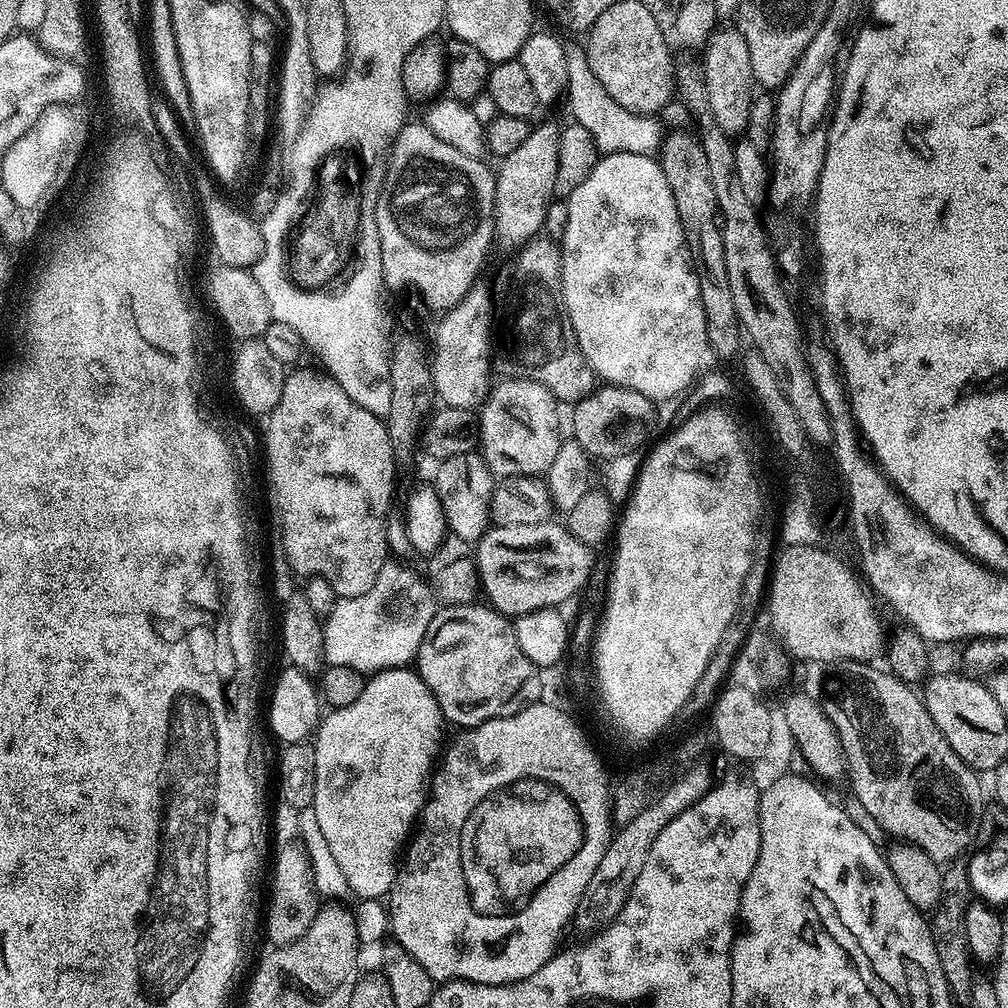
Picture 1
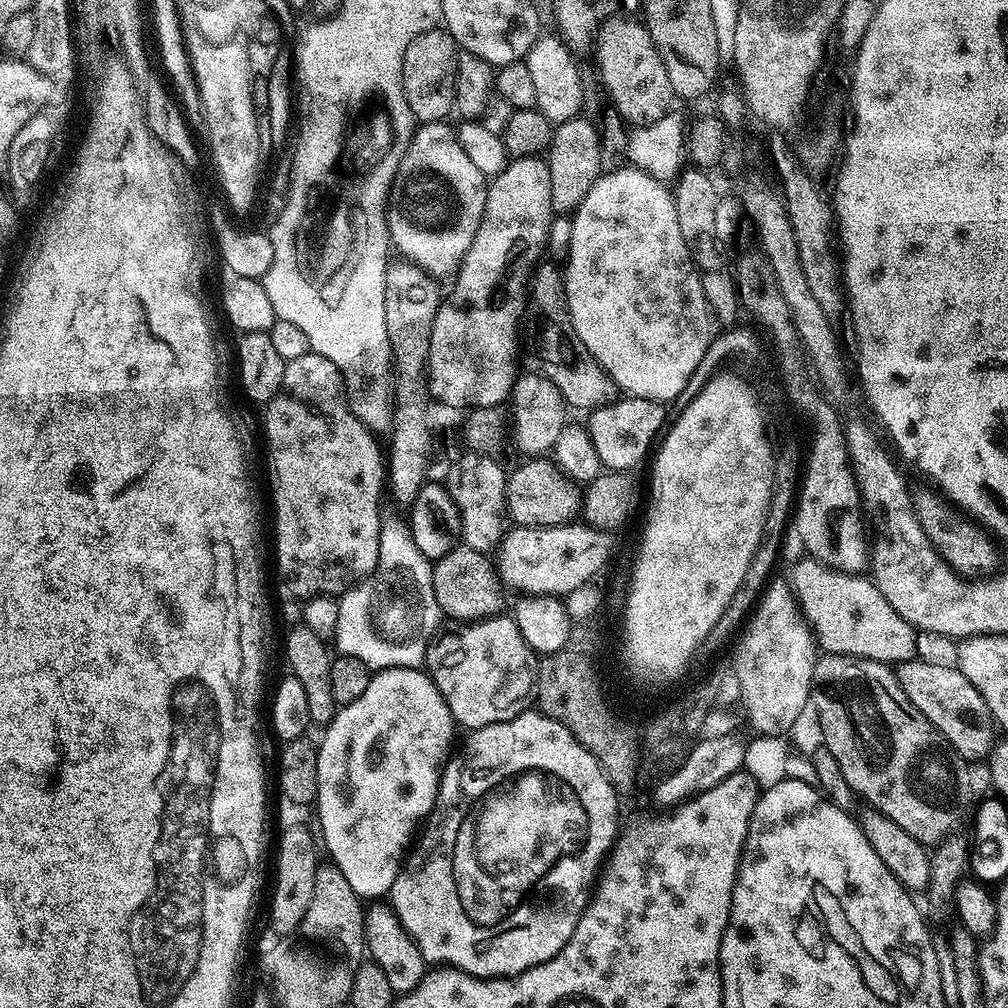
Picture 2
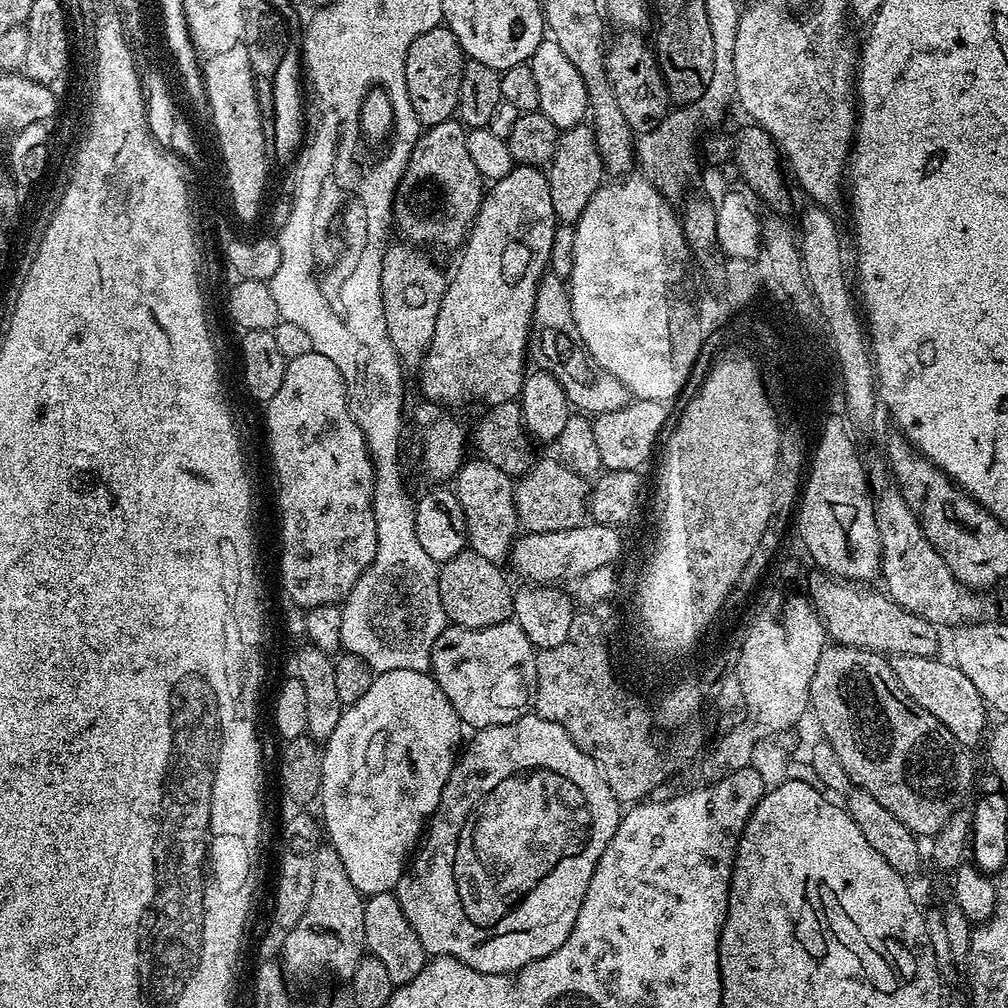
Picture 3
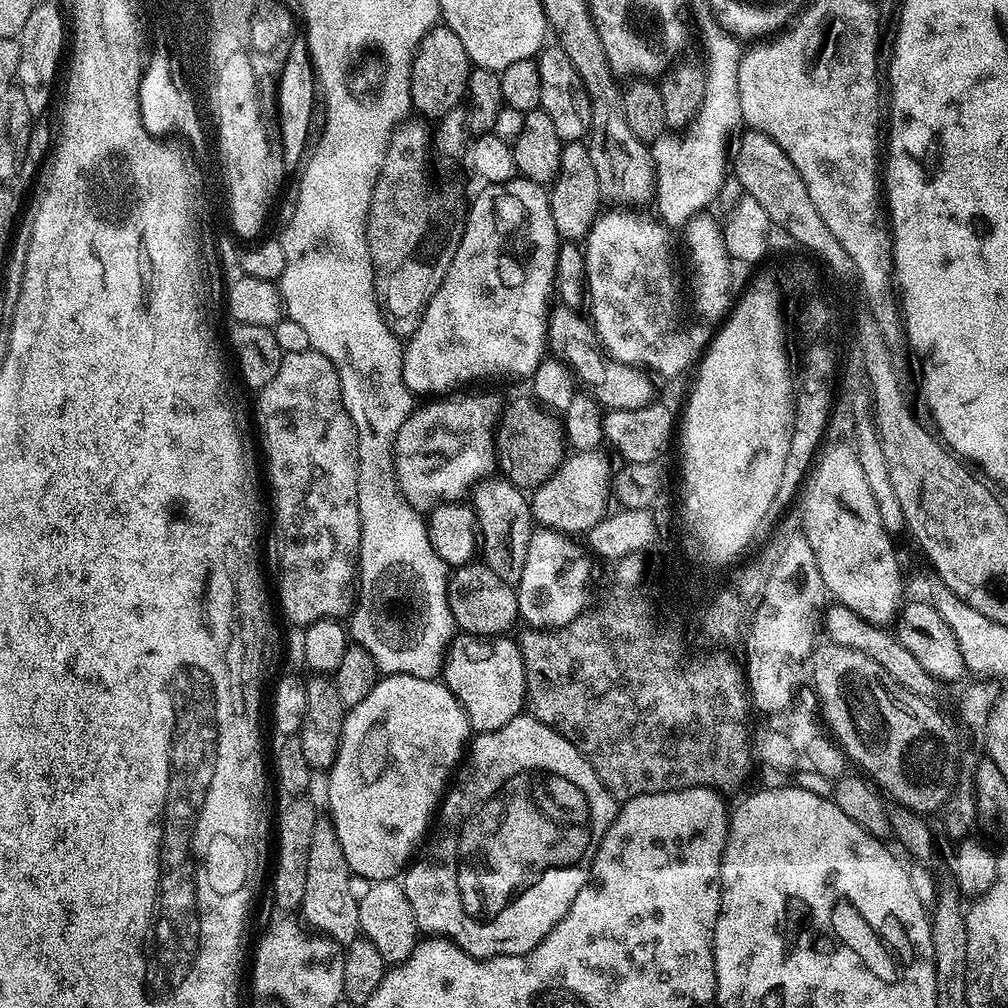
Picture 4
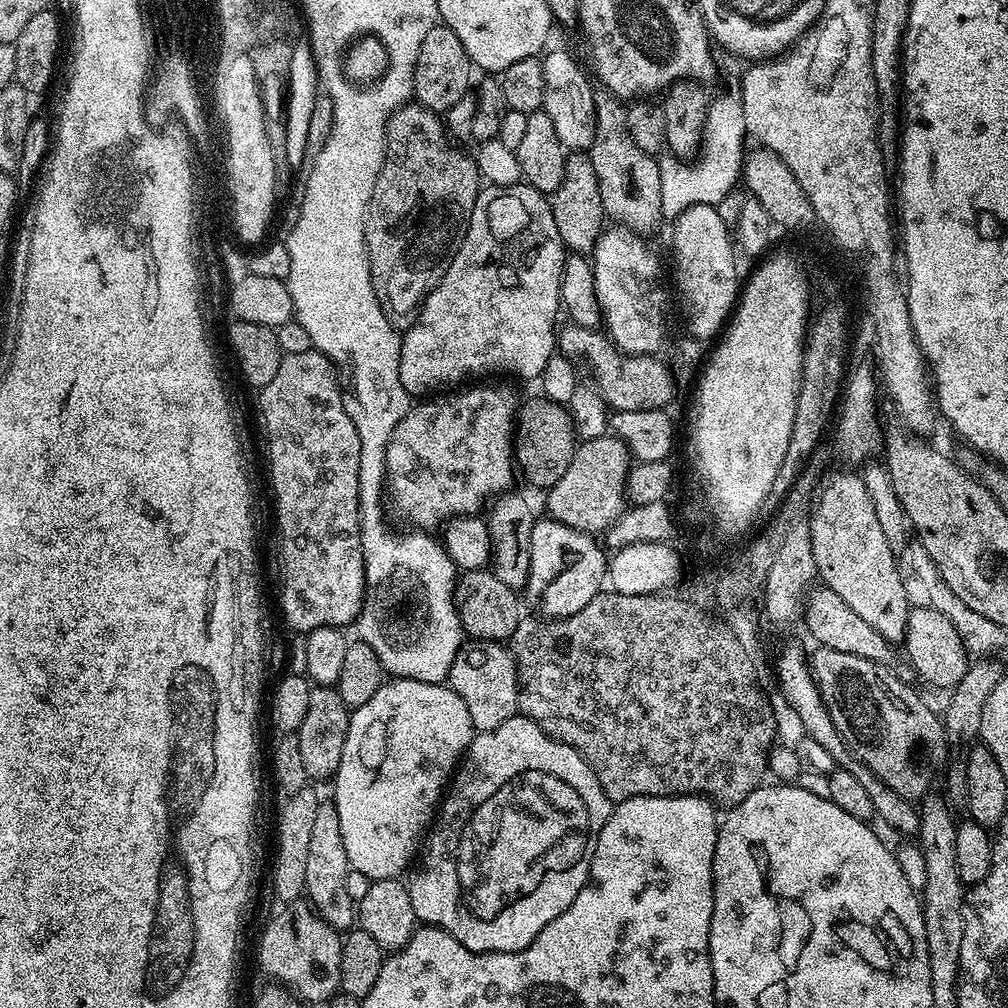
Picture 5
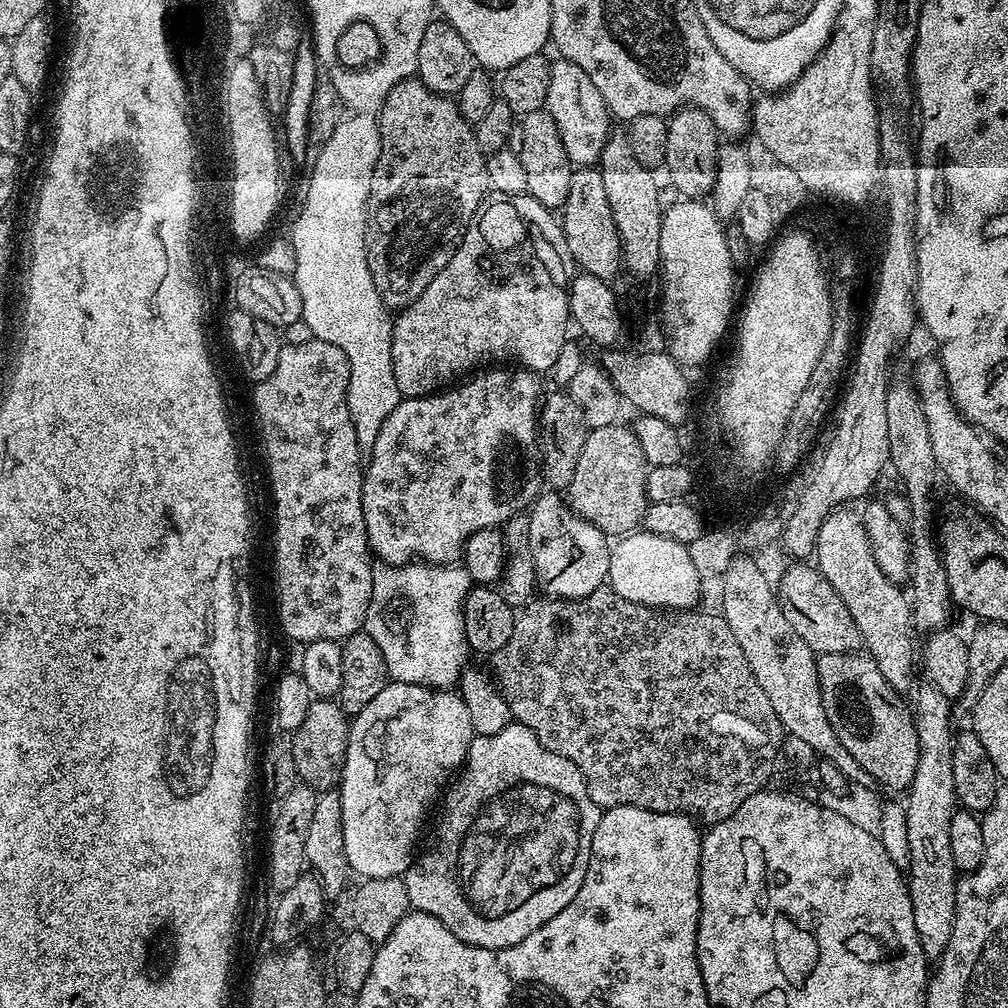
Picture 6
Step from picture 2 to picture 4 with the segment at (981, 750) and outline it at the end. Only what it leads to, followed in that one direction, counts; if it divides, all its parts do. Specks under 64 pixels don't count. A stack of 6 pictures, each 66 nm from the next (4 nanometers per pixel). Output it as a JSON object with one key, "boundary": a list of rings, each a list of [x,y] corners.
{"boundary":[[[836,602],[823,613],[823,627],[825,629],[828,627],[827,639],[833,644],[841,644],[847,648],[864,652],[867,656],[873,656],[880,663],[881,673],[889,681],[892,679],[894,683],[901,684],[906,691],[920,696],[916,698],[932,698],[928,696],[935,694],[936,685],[938,685],[937,678],[926,671],[922,662],[918,662],[918,658],[914,658],[914,654],[910,654],[910,650],[906,650],[906,646],[902,646],[899,638],[889,629],[888,633],[884,628],[875,628],[874,625],[867,624],[862,617],[855,616],[852,612],[855,611],[851,607]]]}

